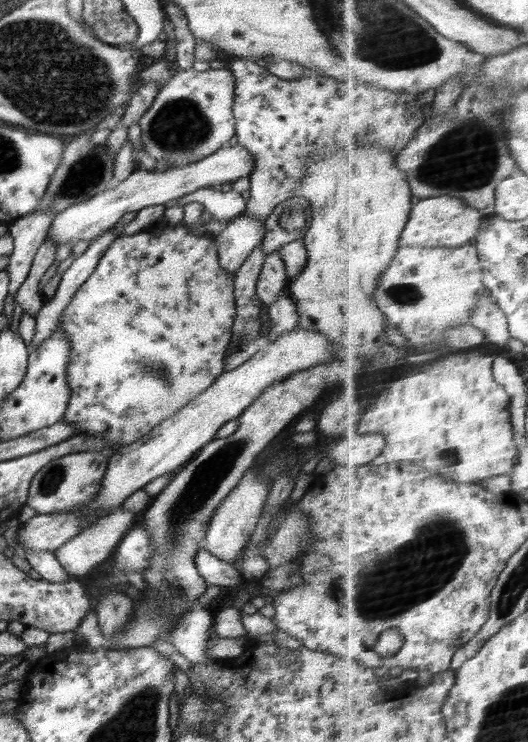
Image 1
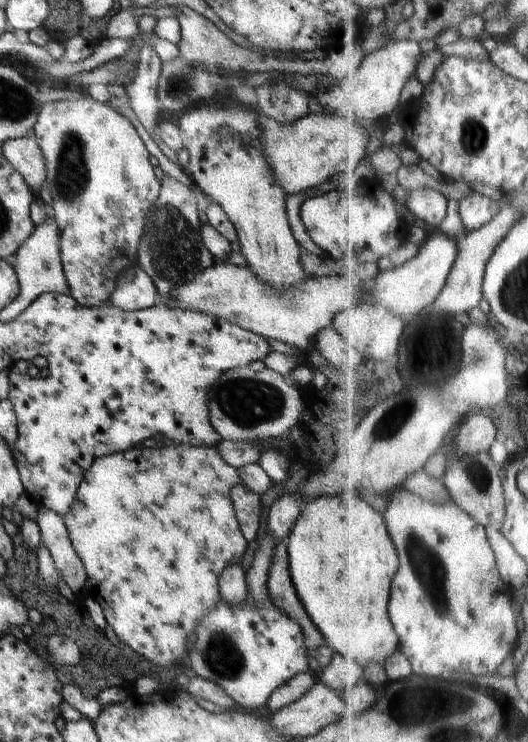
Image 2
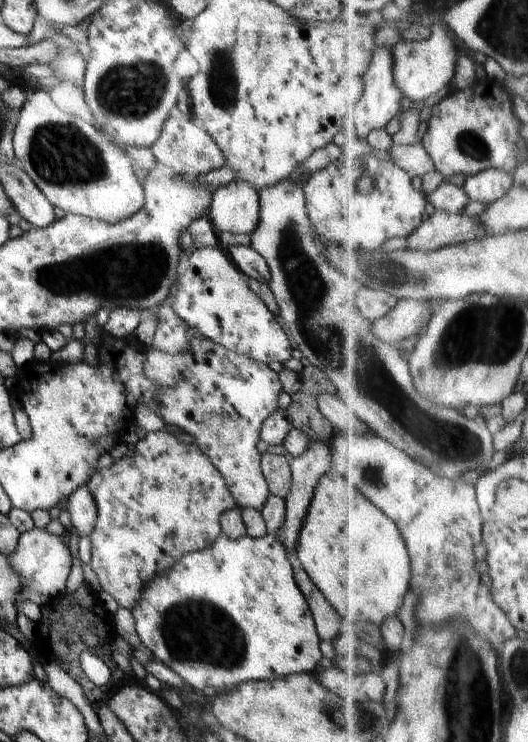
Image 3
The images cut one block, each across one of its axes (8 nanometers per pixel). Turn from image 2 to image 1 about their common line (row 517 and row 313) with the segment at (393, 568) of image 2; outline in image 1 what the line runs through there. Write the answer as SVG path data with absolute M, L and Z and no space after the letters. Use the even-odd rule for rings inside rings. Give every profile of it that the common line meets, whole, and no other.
M372 144L346 147L323 154L307 156L308 165L303 178L297 182L295 197L306 198L310 202L310 224L302 238L308 254L304 270L287 284L287 294L298 309L298 327L318 330L336 345L336 359L358 359L368 357L364 377L369 366L388 368L402 363L405 348L390 343L386 337L386 326L391 322L376 299L376 289L382 273L388 270L401 247L402 233L410 221L414 210L412 204L413 186L409 182L406 169L400 169L400 156L388 148Z

